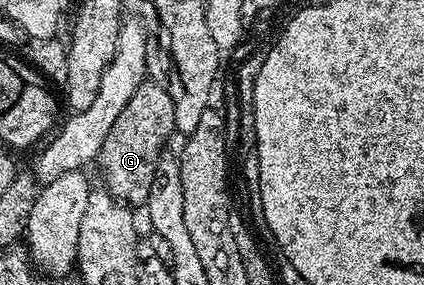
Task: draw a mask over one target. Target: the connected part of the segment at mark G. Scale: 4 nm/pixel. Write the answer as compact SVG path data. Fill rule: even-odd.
M153 79L143 81L140 87L128 99L124 111L112 123L108 135L104 138L104 147L98 152L97 164L102 164L104 187L118 201L124 201L131 207L145 206L148 191L152 187L152 175L156 175L156 163L163 156L166 140L174 128L174 104L170 98L171 90L157 85Z

